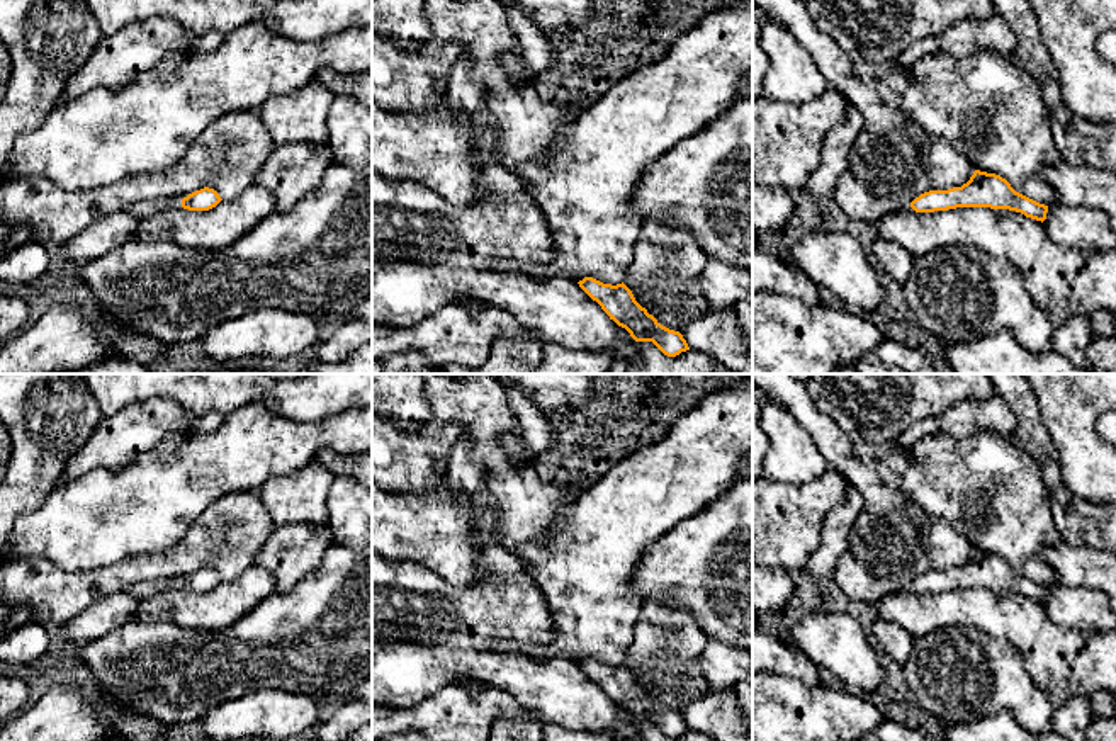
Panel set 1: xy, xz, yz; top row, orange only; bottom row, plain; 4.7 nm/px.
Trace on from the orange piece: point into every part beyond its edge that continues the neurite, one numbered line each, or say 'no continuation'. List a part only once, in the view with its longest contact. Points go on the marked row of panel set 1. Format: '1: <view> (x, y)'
1: xy (143, 209)

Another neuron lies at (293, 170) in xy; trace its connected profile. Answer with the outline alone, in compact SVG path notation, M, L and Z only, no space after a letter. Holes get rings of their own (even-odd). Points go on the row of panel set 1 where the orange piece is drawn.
M277 144L255 175L255 184L275 197L277 211L290 211L319 185L333 163L335 156L328 144Z

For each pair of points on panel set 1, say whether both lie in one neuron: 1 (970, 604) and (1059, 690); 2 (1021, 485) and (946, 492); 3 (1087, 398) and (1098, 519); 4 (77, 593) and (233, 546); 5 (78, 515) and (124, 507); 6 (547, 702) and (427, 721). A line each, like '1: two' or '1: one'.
1: one
2: one
3: two
4: one
5: one
6: two

